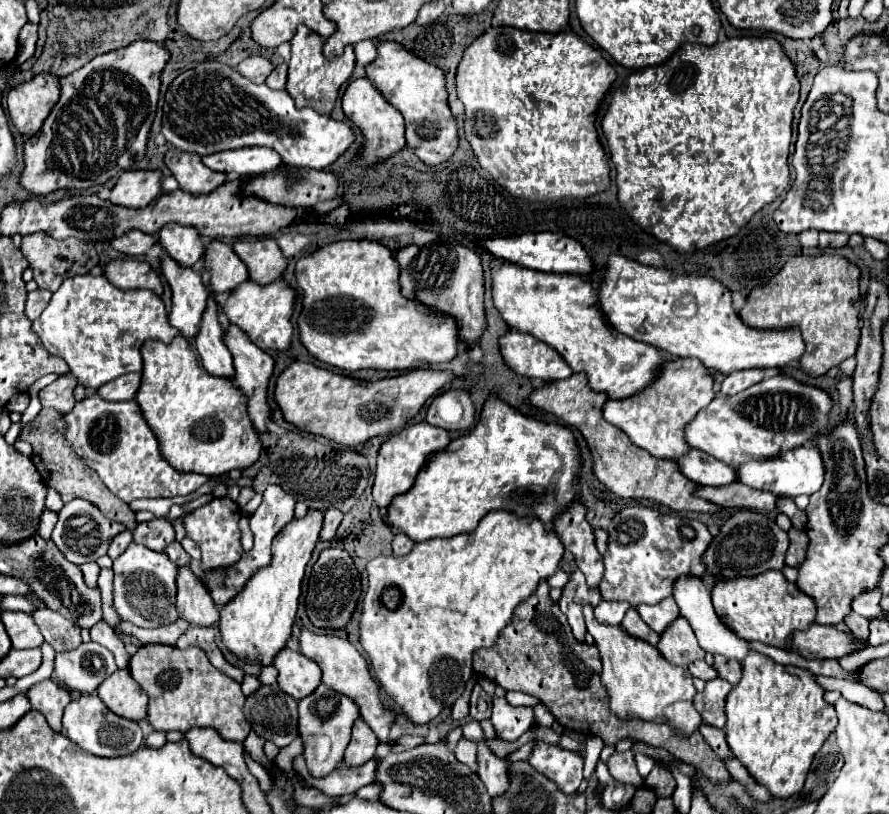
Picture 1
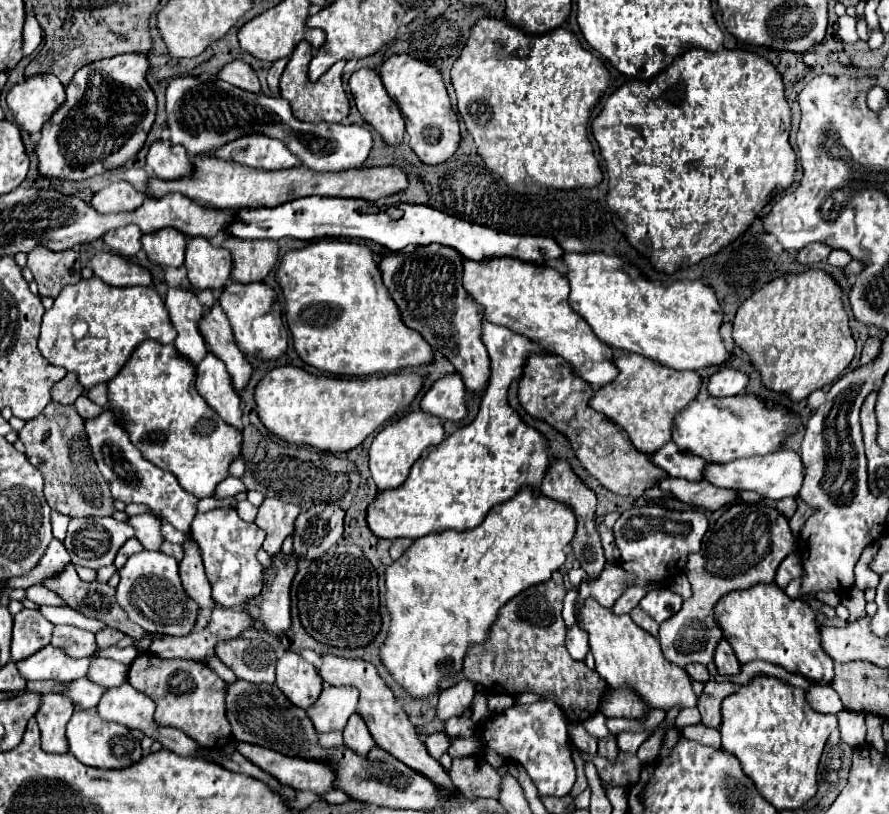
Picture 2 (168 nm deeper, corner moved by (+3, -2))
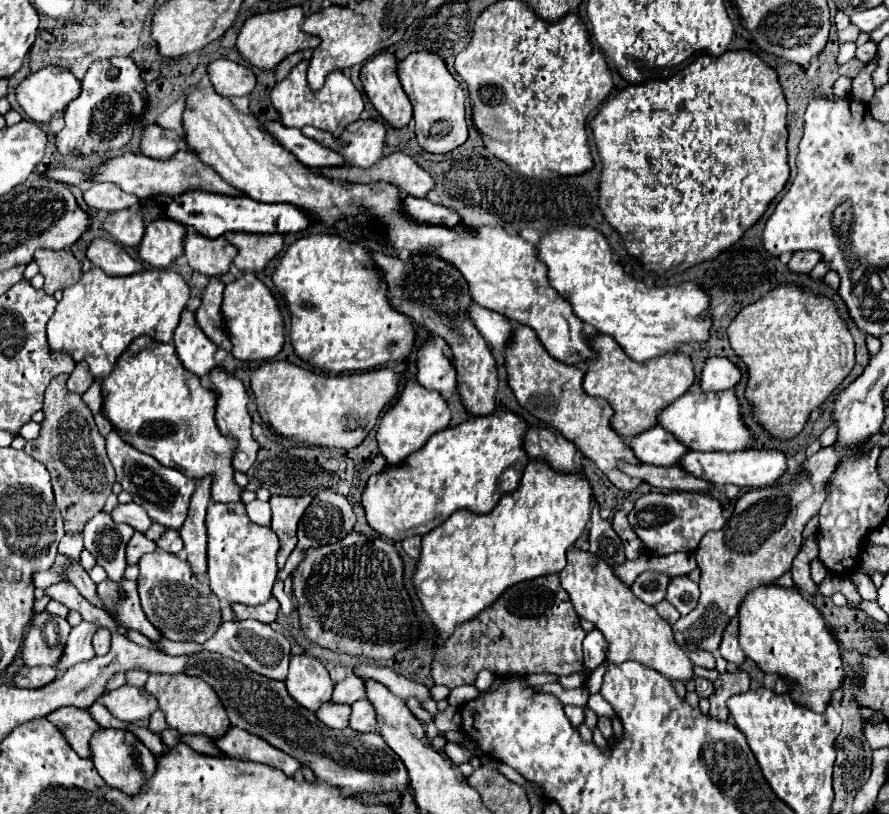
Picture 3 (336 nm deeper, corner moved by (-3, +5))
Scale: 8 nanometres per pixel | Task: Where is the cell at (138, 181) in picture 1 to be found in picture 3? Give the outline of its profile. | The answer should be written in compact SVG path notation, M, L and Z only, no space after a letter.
M109 182L91 186L83 194L83 200L87 202L89 208L93 208L93 210L107 210L107 212L125 210L125 208L131 208L133 204L139 204L137 196L125 194L121 188L117 188L115 184L109 184Z

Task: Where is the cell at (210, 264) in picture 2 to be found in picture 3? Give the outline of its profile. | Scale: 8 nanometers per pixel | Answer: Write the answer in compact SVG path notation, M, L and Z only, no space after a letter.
M187 230L183 238L183 248L189 260L189 266L195 272L201 272L205 276L225 274L237 254L237 248L229 244L223 236L211 240L197 234L195 230Z

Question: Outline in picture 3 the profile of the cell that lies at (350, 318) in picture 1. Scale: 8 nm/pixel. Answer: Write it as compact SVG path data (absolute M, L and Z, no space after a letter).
M309 234L293 242L279 258L273 284L285 298L291 316L291 344L303 362L329 372L363 372L391 360L405 360L413 348L415 330L411 318L395 312L387 302L387 284L379 276L369 252L337 234Z

